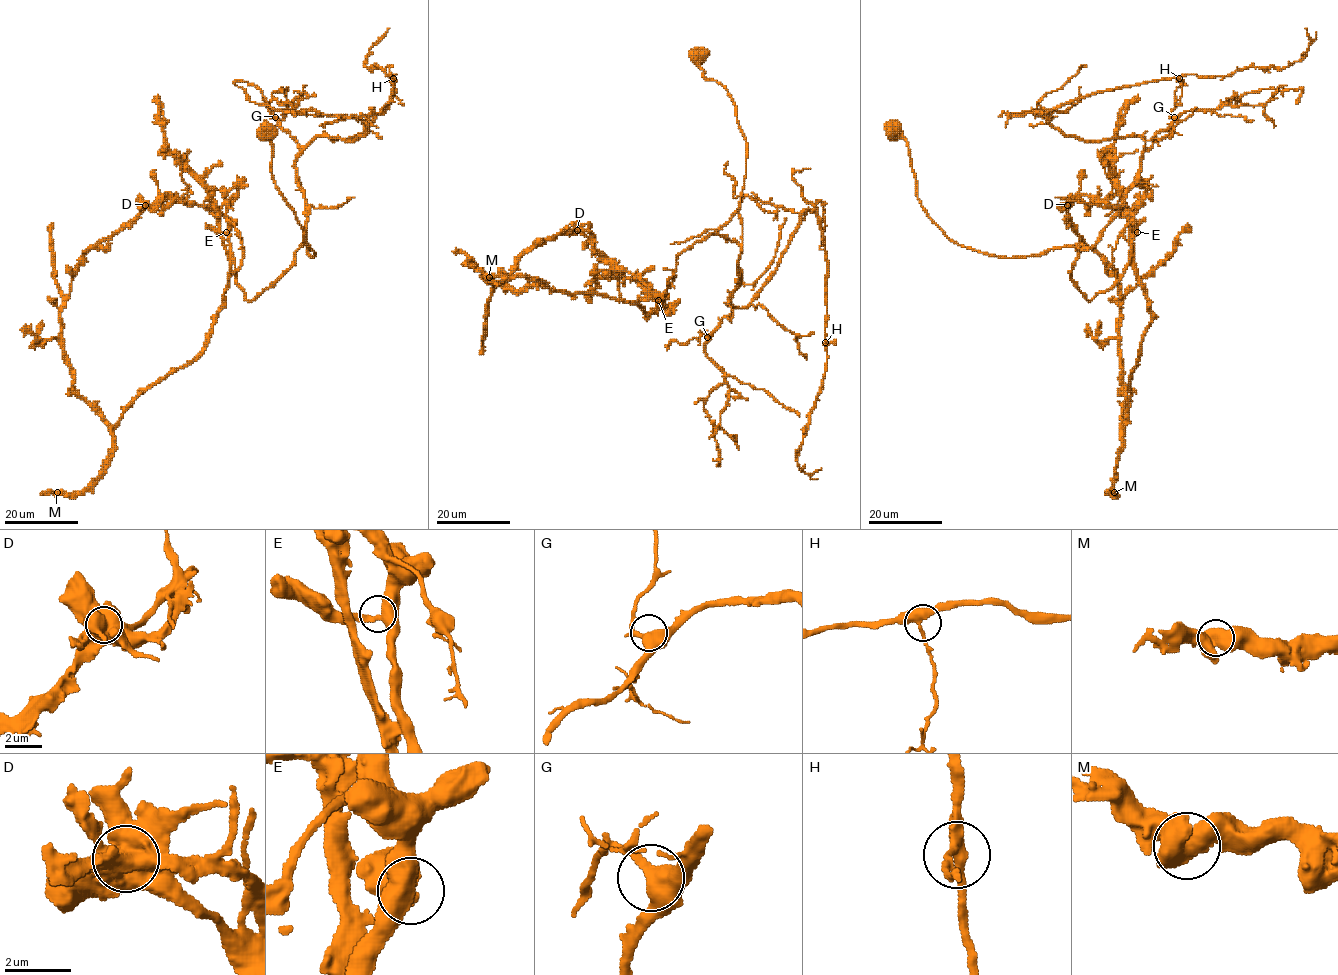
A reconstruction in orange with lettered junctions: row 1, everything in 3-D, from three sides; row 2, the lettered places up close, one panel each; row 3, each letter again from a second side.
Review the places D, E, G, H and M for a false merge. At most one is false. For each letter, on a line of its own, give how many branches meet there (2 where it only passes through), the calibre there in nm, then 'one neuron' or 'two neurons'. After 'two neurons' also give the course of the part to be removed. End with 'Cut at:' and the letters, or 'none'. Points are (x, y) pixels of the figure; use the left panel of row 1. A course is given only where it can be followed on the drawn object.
D: 3 | 750 nm | two neurons | (145, 205), (84, 255), (61, 311), (74, 390), (110, 425), (202, 350), (228, 285), (163, 104)
E: 3 | 400 nm | one neuron
G: 2 | 500 nm | one neuron
H: 3 | 340 nm | one neuron
M: 2 | 750 nm | one neuron
Cut at: D

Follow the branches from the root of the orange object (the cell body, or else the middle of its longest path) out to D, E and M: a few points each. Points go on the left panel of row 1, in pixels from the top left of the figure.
D: (266, 131), (275, 186), (314, 256), (303, 244), (251, 300), (213, 210), (145, 205)
E: (266, 131), (275, 186), (314, 256), (303, 244), (293, 264), (248, 300), (237, 282), (226, 232)
M: (266, 131), (314, 256), (303, 244), (251, 300), (232, 259), (204, 349), (126, 409), (97, 478), (57, 492)

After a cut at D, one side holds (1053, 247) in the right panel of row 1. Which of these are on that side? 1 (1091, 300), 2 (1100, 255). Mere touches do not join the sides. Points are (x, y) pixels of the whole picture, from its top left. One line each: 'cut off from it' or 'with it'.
1: with it
2: cut off from it

